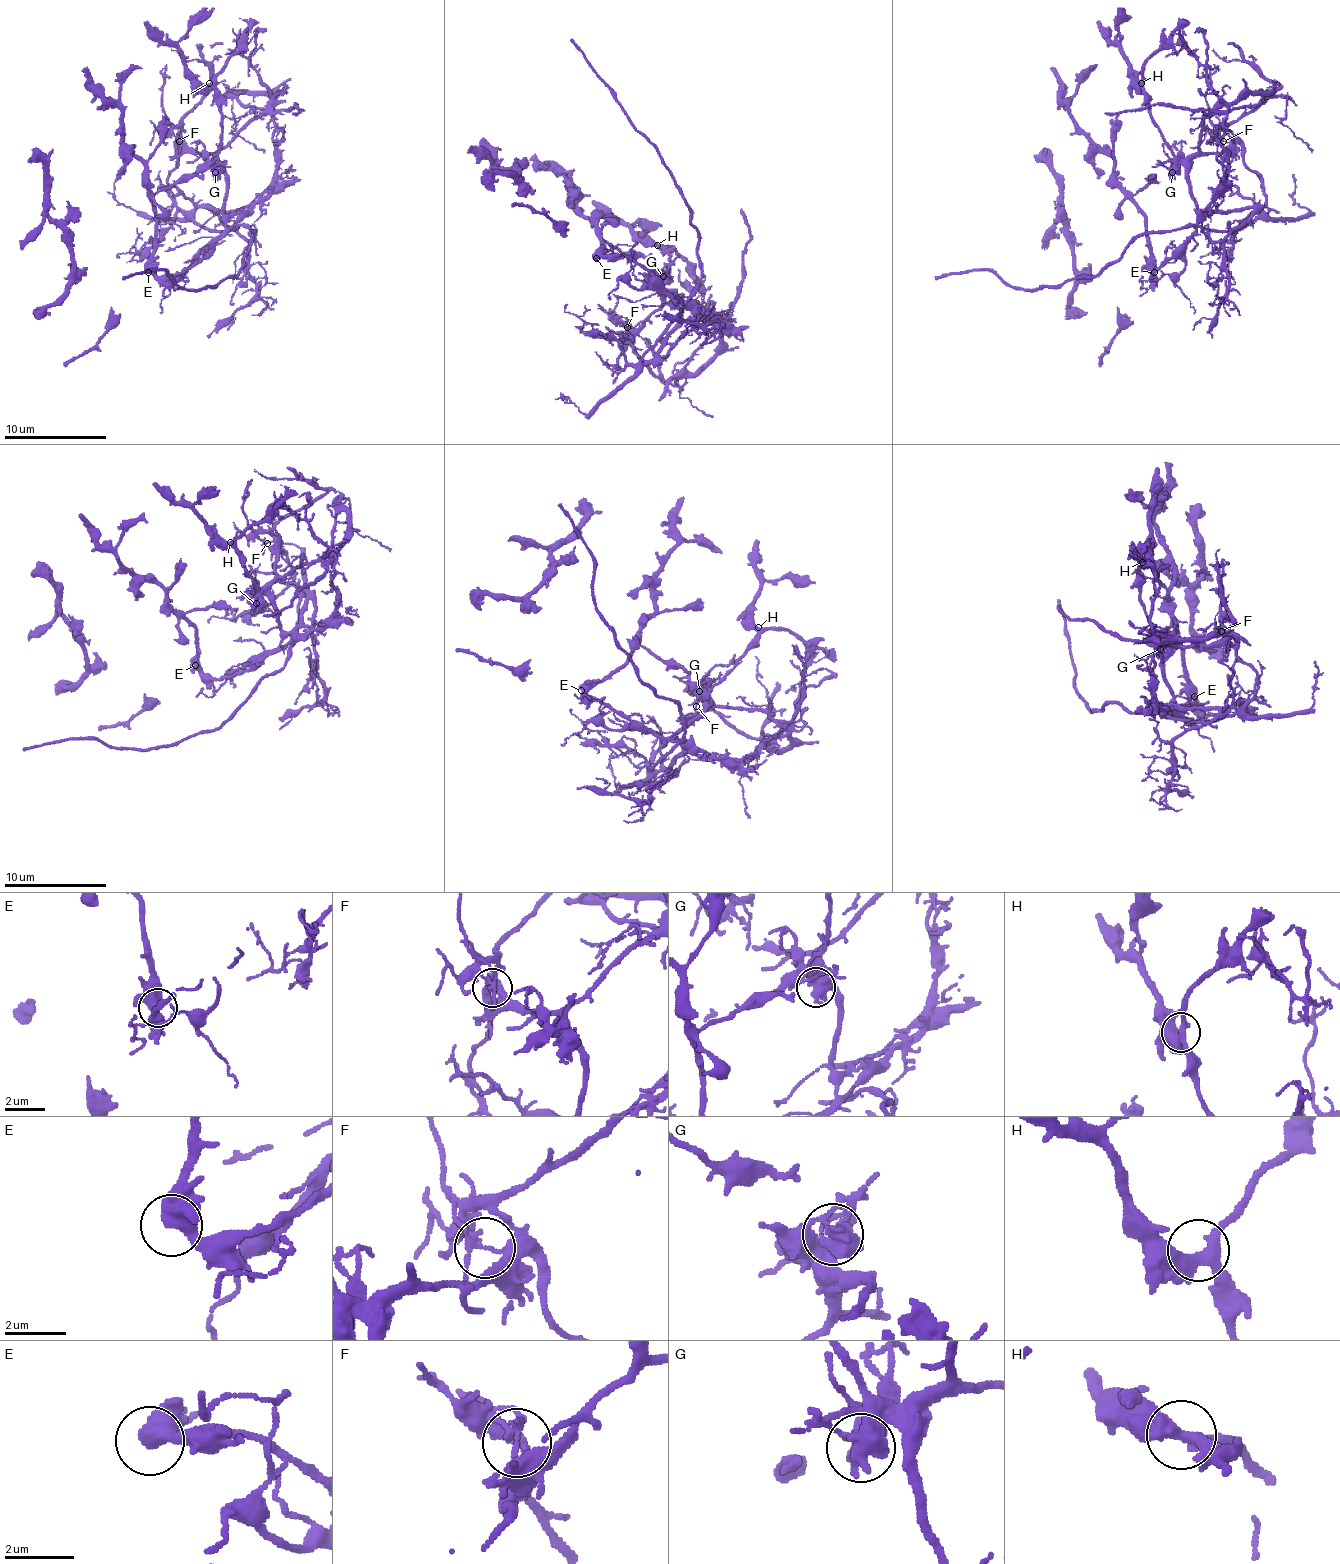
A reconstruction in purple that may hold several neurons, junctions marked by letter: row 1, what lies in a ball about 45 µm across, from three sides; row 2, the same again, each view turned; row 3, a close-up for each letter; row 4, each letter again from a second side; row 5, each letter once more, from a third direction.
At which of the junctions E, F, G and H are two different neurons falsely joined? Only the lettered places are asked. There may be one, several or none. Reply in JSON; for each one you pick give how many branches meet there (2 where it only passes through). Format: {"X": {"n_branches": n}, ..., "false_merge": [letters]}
{"F": {"n_branches": 4}, "G": {"n_branches": 3}, "false_merge": ["F", "G"]}

